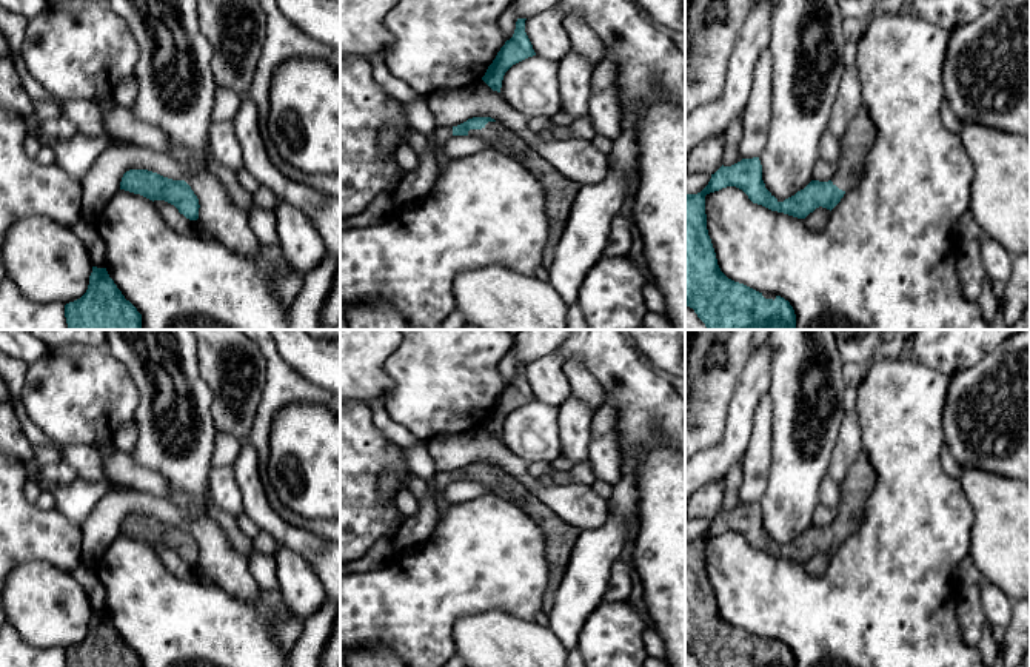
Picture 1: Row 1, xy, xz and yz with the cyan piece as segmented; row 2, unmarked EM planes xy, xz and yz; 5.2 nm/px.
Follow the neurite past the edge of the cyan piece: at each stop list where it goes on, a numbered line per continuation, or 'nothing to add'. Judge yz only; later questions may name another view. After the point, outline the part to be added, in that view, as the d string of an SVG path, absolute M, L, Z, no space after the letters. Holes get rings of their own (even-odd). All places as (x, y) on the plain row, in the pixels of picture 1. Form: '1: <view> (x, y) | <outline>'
1: yz (858, 486) | M861 451L841 484L841 501L836 507L838 521L831 525L842 536L856 530L865 513L865 505L873 493L876 473L865 451Z

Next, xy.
nothing to add

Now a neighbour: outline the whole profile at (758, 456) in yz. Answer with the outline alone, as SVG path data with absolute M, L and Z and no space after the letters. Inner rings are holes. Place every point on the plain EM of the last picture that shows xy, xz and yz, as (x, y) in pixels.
M770 393L761 399L756 414L751 441L744 454L744 482L739 488L739 502L761 502L768 484L771 465L771 425L773 401Z

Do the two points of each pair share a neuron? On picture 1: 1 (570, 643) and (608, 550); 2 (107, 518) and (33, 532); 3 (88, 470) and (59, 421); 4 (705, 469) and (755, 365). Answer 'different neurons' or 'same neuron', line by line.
1: same neuron
2: different neurons
3: different neurons
4: same neuron

